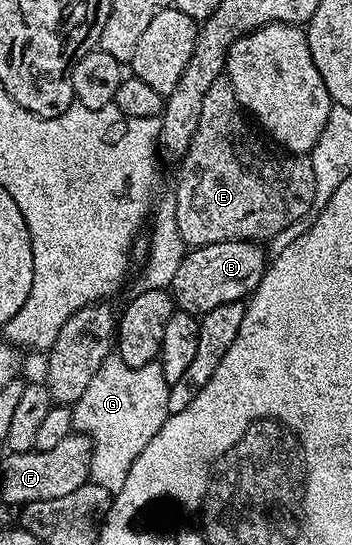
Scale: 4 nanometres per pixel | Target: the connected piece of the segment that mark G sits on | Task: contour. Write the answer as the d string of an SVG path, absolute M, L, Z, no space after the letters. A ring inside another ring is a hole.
M111 357L102 362L100 369L96 369L96 377L92 377L88 389L84 389L84 397L72 405L75 432L89 437L92 445L90 479L93 483L111 493L124 485L128 469L132 469L132 461L144 453L144 445L160 433L160 425L164 425L170 416L170 385L158 361L133 367L124 365L122 359Z

